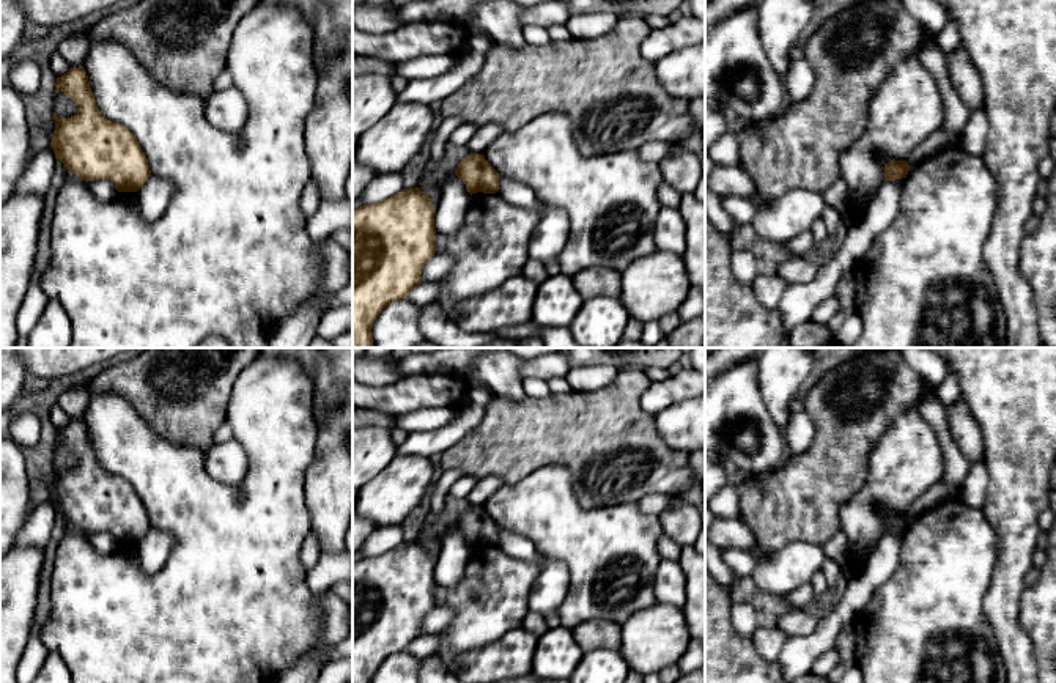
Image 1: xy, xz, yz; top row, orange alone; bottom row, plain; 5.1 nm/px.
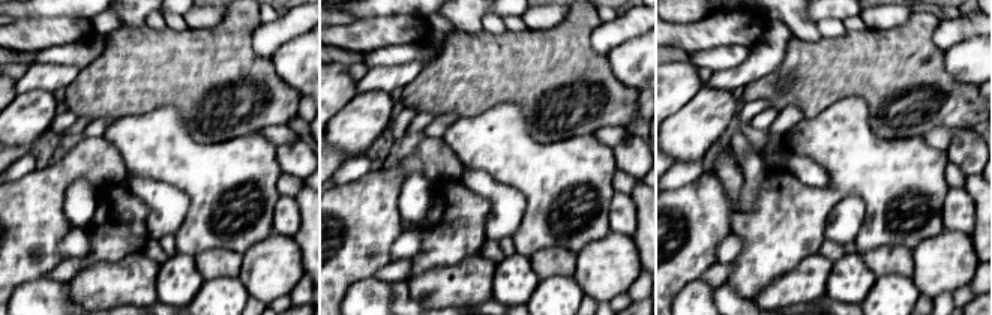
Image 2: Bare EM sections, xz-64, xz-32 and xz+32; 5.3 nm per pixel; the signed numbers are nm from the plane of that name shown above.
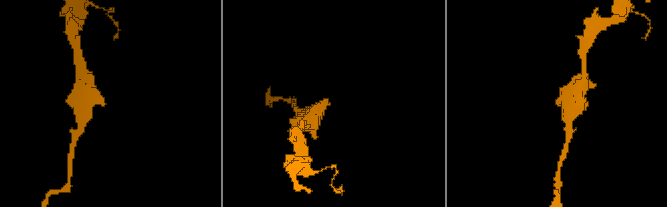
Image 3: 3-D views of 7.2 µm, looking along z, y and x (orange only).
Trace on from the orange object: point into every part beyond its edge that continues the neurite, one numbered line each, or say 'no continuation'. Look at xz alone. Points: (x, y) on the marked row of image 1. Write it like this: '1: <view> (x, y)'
no continuation

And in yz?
no continuation

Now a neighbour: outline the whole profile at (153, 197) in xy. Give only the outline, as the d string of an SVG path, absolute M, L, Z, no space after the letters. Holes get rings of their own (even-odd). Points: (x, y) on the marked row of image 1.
M151 175L135 194L142 219L154 222L167 209L173 186L167 179Z

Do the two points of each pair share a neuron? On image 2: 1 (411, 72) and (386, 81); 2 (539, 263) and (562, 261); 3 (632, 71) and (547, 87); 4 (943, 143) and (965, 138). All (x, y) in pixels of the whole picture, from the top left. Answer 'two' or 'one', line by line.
1: one
2: one
3: two
4: two

